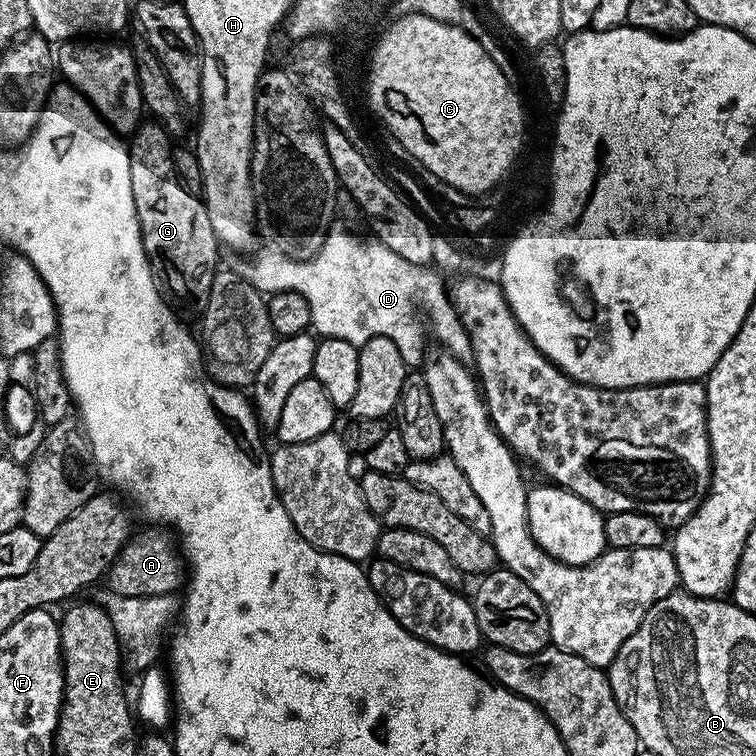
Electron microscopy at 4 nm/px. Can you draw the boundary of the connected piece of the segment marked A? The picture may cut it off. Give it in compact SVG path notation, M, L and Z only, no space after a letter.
M148 526L145 532L133 531L106 573L106 588L114 594L130 598L179 593L186 580L186 561L178 551L171 531L160 526Z

